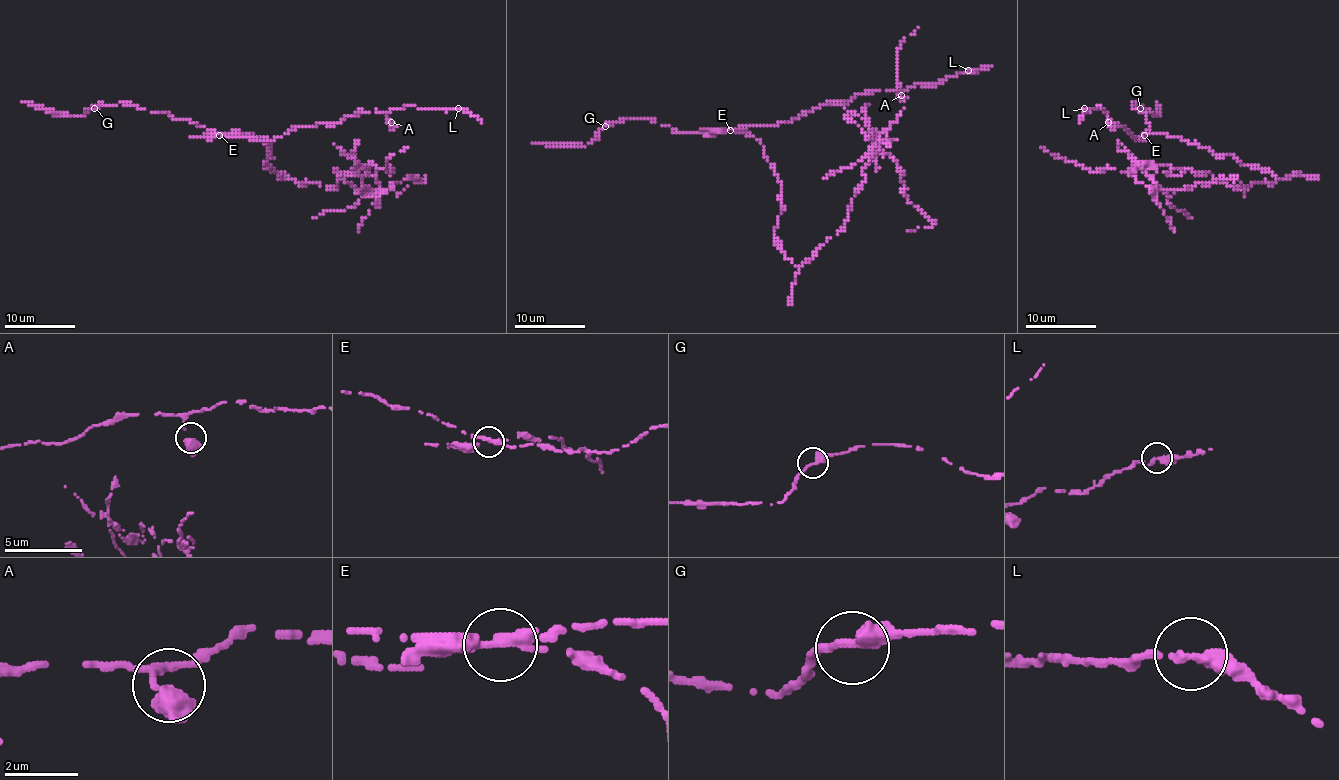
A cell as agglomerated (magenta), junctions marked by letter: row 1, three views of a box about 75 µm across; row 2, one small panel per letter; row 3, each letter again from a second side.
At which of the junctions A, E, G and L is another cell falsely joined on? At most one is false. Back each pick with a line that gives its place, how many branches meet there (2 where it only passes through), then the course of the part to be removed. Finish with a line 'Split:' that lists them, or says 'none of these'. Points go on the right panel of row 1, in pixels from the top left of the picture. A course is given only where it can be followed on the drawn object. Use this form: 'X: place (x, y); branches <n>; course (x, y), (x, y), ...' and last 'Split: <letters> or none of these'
E: place (1144, 135); branches 2; course (1143, 134), (1282, 178), (1242, 187), (1182, 168), (1142, 169), (1165, 191), (1235, 178), (1245, 198)
Split: E

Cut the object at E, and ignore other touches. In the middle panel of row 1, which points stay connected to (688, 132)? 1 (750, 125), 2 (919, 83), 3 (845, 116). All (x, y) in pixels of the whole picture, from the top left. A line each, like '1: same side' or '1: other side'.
1: same side
2: same side
3: other side

